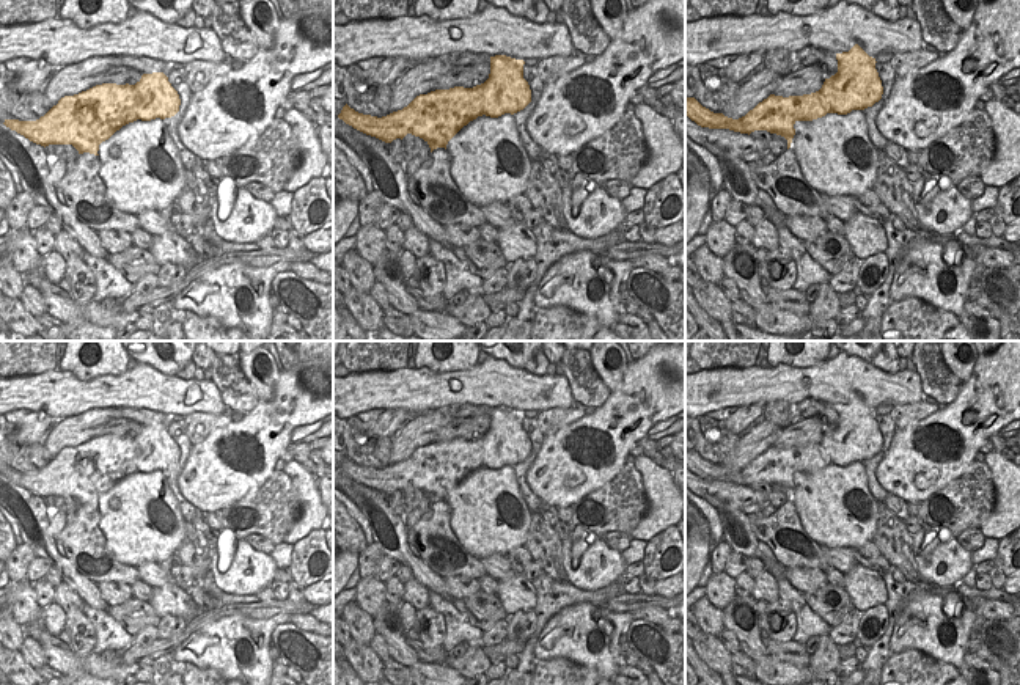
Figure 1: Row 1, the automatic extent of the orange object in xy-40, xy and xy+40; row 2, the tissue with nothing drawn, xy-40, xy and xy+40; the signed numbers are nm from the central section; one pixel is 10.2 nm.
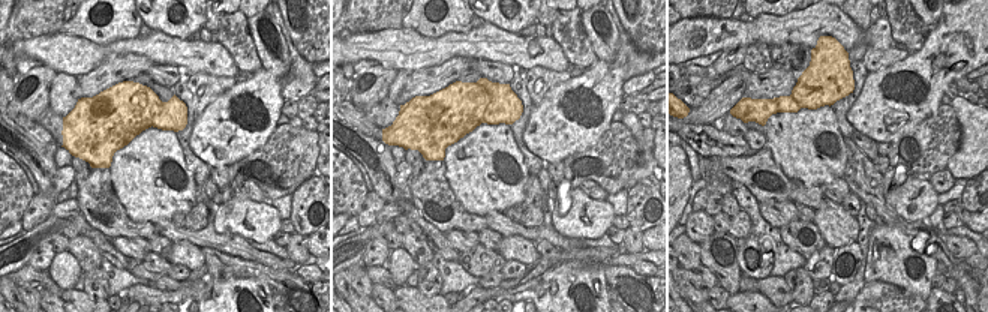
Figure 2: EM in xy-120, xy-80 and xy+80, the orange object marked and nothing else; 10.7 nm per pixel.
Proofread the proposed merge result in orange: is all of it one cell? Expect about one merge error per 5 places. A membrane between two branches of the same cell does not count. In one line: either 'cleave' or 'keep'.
cleave

